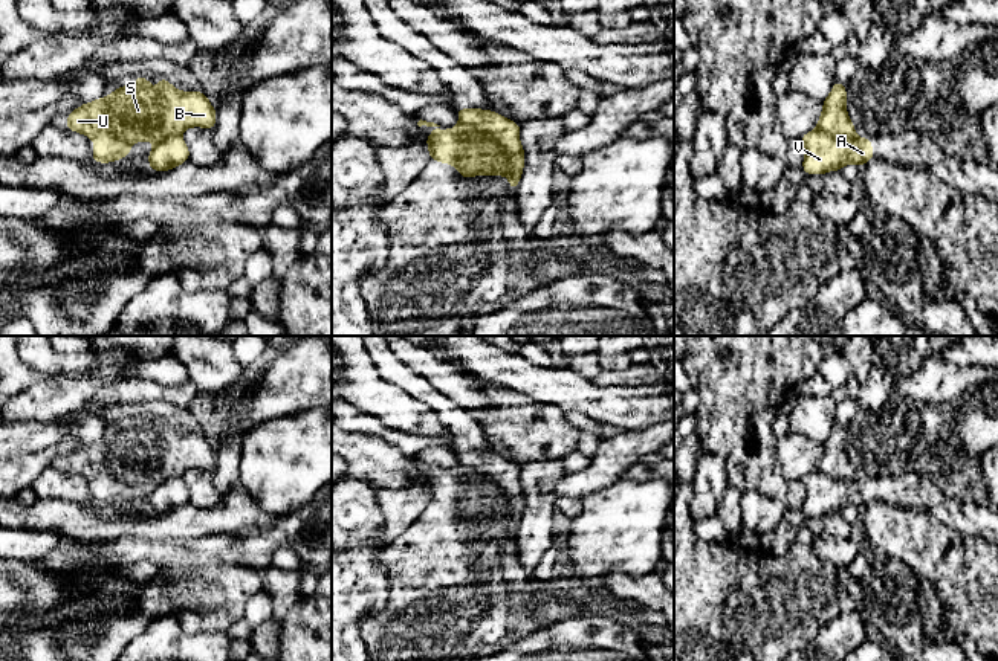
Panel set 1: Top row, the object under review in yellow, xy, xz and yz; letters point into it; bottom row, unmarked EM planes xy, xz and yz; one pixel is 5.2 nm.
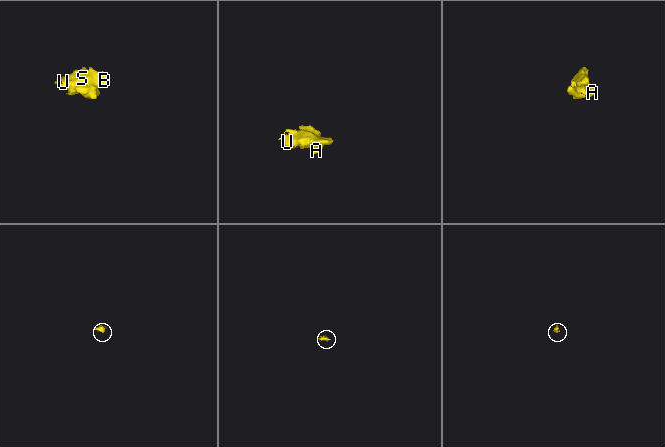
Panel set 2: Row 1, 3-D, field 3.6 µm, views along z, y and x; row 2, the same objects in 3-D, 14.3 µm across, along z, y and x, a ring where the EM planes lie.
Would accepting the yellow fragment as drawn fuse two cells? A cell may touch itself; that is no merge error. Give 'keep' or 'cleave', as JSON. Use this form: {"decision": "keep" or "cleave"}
{"decision": "cleave"}

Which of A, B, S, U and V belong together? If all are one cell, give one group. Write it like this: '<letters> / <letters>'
A V / B S U

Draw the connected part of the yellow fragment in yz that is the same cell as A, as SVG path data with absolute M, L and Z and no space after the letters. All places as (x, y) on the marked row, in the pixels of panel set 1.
M815 128L799 139L805 148L802 160L805 176L841 171L848 163L862 168L874 159L870 137L833 137Z

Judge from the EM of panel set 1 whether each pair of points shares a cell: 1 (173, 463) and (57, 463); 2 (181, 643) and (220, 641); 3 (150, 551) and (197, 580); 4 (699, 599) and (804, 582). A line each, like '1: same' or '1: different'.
1: same
2: same
3: different
4: same

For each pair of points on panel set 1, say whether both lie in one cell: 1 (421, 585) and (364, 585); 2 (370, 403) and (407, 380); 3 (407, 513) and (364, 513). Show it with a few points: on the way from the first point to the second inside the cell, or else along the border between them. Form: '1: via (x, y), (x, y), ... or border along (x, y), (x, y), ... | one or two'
1: border along (379, 550), (388, 602), (372, 617) | two
2: border along (372, 361), (384, 379), (427, 406) | two
3: border along (376, 490), (382, 516), (379, 538), (385, 544) | two

